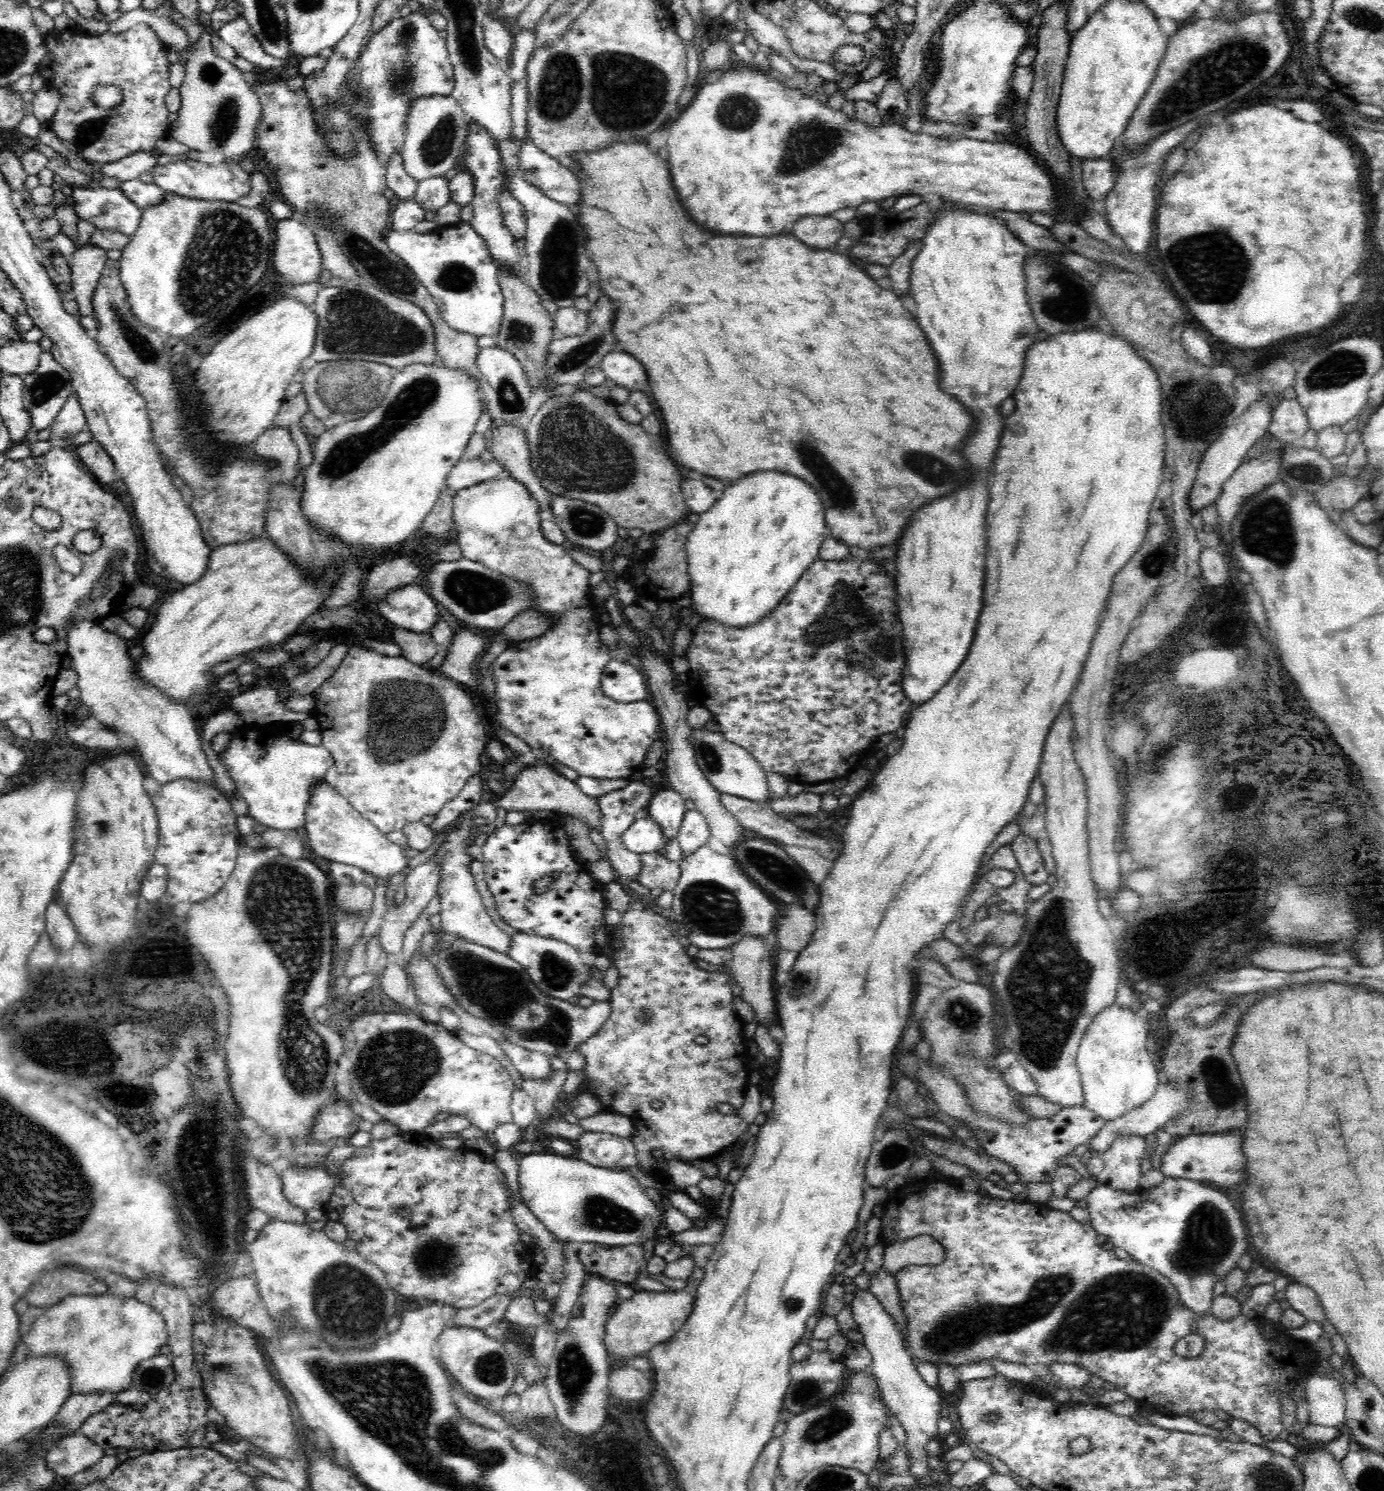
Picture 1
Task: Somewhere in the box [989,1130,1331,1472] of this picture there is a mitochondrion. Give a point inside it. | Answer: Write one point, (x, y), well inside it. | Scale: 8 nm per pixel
(1128, 1310)

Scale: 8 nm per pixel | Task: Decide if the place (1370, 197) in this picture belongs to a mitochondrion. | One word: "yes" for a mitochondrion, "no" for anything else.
no

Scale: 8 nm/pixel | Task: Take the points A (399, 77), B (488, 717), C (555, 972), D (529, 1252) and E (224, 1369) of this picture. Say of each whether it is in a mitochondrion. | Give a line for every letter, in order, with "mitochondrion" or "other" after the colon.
A: mitochondrion
B: other
C: mitochondrion
D: other
E: mitochondrion

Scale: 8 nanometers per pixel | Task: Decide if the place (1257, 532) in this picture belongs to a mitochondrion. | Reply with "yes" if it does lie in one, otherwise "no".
yes

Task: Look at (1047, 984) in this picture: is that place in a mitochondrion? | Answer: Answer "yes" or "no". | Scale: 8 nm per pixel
yes

